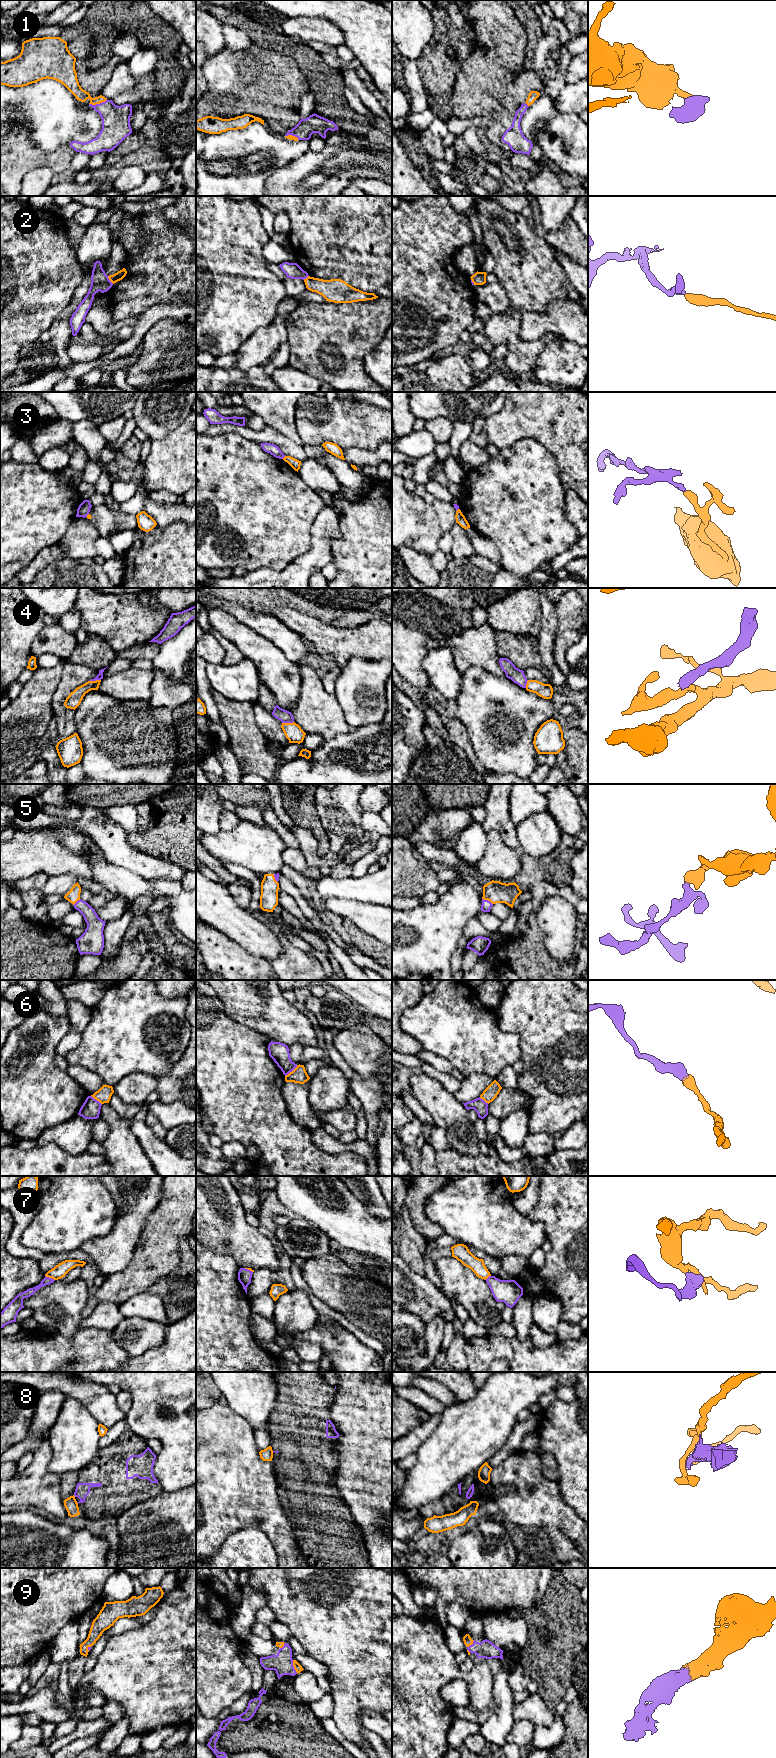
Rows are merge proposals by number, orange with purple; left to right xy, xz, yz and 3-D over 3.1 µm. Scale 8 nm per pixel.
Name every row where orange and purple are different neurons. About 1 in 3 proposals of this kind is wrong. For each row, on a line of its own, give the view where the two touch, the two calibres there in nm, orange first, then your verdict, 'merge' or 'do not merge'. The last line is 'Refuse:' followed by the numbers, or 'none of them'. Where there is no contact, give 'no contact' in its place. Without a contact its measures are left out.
1: xy | 100/220 nm | merge
2: xy | 70/140 nm | do not merge
3: xz | 80/90 nm | do not merge
4: xy | 120/50 nm | do not merge
5: yz | 180/80 nm | merge
6: xz | 130/160 nm | do not merge
7: xy | 110/60 nm | do not merge
8: no contact | do not merge
9: xz | 60/170 nm | merge
Refuse: 2, 3, 4, 6, 7, 8

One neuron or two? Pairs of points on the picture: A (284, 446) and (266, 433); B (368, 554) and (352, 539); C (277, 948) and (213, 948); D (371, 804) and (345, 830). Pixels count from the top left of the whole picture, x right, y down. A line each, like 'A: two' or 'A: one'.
A: one
B: one
C: two
D: two

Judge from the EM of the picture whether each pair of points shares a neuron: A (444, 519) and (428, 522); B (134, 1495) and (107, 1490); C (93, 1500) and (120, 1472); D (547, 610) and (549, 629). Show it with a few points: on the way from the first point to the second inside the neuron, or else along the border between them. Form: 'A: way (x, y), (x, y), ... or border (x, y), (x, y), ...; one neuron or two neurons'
A: border (431, 505), (443, 531); two neurons
B: way (127, 1490), (114, 1490); one neuron
C: way (100, 1493), (114, 1479); one neuron
D: way (548, 615), (549, 624); one neuron

